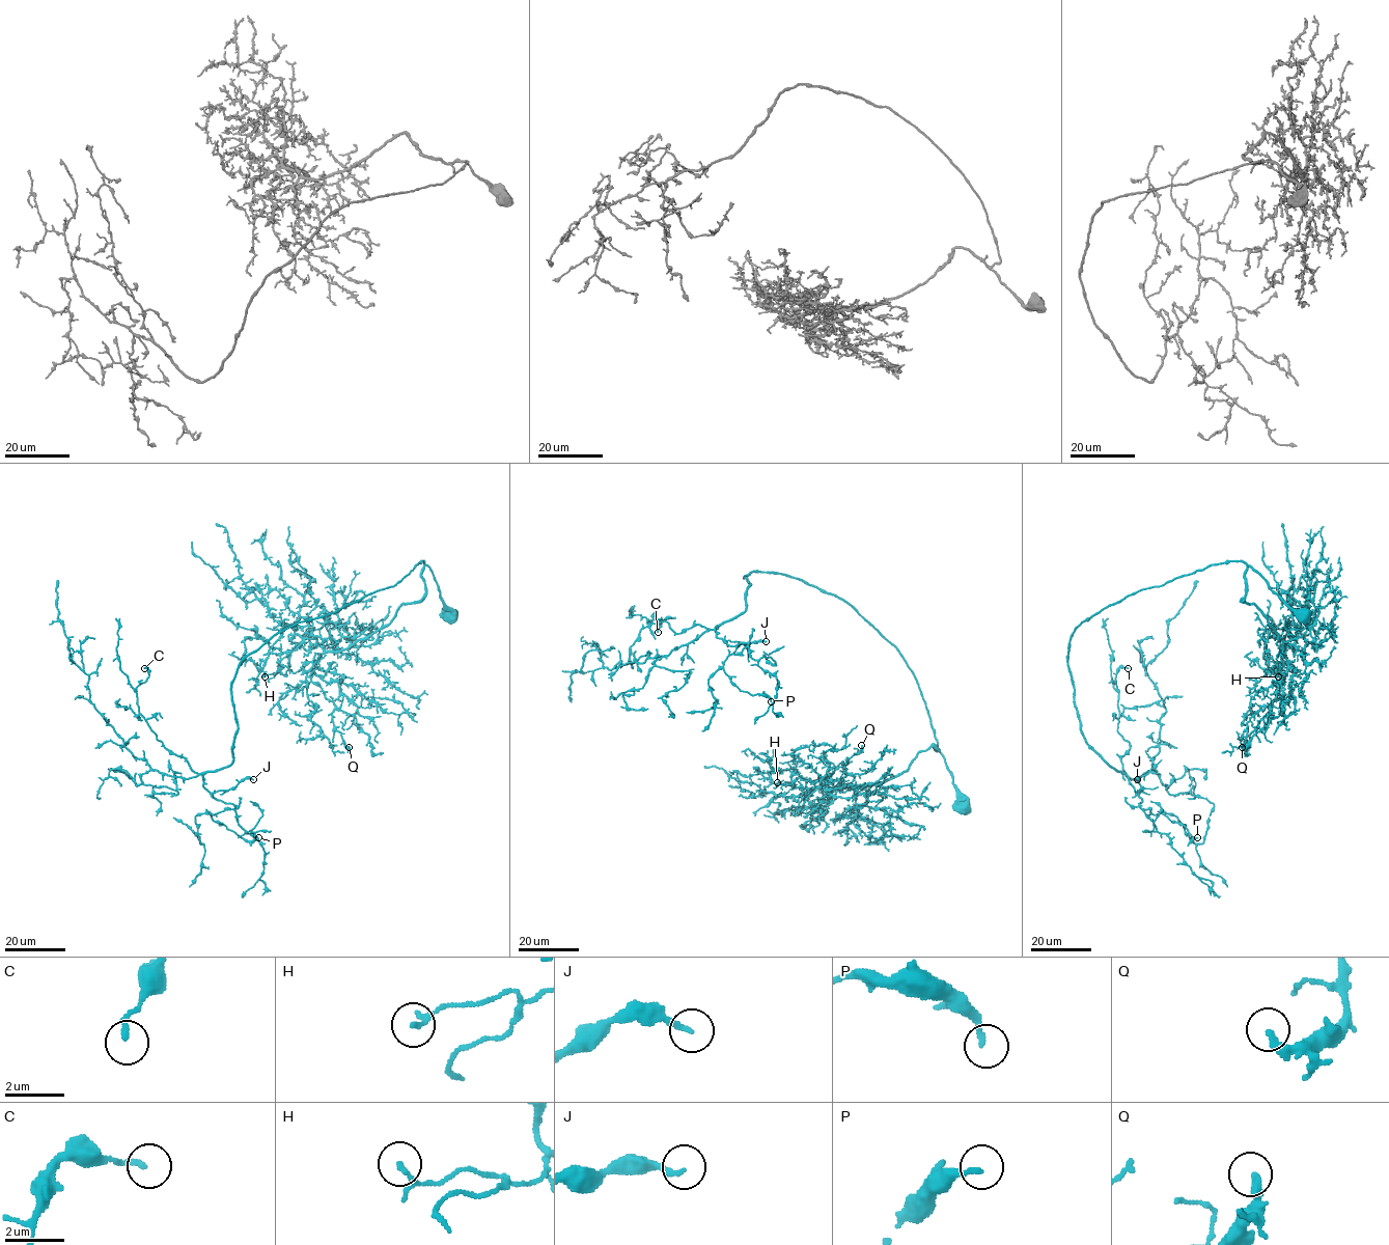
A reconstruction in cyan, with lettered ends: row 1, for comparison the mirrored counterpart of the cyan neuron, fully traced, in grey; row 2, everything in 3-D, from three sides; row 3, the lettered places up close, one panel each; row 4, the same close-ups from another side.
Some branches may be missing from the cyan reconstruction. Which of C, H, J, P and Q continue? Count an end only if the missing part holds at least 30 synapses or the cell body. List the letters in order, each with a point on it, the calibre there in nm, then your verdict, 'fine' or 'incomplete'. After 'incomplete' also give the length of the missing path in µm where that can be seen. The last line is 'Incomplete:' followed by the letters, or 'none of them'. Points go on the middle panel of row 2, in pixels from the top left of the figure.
C: place (658, 632); calibre 180 nm; fine
H: place (777, 782); calibre 130 nm; fine
J: place (766, 641); calibre 160 nm; fine
P: place (771, 701); calibre 180 nm; fine
Q: place (861, 745); calibre 280 nm; fine
Incomplete: none of them

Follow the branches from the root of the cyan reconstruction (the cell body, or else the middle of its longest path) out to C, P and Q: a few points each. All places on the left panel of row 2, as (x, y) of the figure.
C: (451, 616), (421, 561), (394, 586), (276, 633), (231, 684), (233, 761), (200, 774), (139, 712), (144, 668)
P: (451, 616), (421, 561), (242, 660), (233, 761), (202, 778), (234, 807), (212, 819), (258, 837)
Q: (451, 616), (425, 565), (420, 600), (322, 655), (310, 680), (333, 702), (349, 747)

